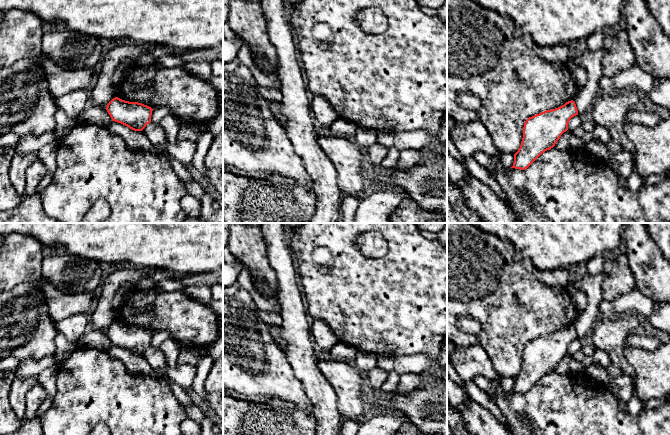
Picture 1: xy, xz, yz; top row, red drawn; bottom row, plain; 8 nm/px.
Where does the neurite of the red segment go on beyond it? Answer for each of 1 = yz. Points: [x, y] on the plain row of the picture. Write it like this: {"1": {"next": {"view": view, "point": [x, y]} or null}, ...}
{"1": {"next": null}}

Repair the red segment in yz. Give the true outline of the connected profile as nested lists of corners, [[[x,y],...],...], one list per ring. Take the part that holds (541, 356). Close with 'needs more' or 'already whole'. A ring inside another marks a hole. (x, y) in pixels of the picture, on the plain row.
[[[573,324],[551,334],[529,341],[523,351],[523,362],[514,378],[511,392],[525,394],[542,377],[555,370],[561,359],[568,354],[570,343],[578,339]]] | already whole

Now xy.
[[[113,322],[106,331],[112,345],[121,347],[134,355],[142,355],[151,346],[153,333],[138,326]]] | already whole

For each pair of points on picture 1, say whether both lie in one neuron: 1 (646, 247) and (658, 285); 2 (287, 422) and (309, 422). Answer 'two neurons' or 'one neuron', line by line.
1: one neuron
2: one neuron

